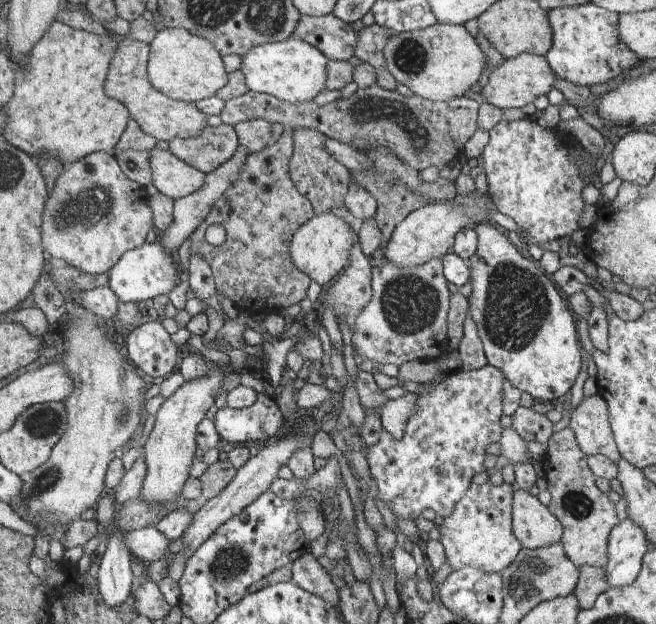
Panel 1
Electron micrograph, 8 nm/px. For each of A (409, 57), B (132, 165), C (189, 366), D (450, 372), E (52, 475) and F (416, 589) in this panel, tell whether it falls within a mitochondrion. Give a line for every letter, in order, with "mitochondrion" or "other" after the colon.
A: mitochondrion
B: mitochondrion
C: other
D: other
E: mitochondrion
F: other

